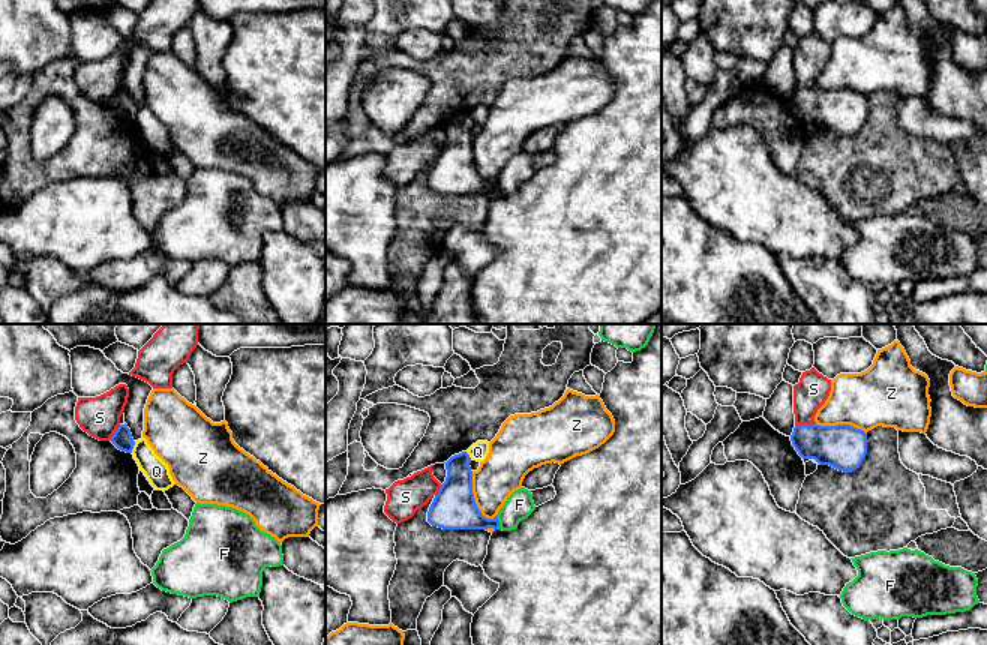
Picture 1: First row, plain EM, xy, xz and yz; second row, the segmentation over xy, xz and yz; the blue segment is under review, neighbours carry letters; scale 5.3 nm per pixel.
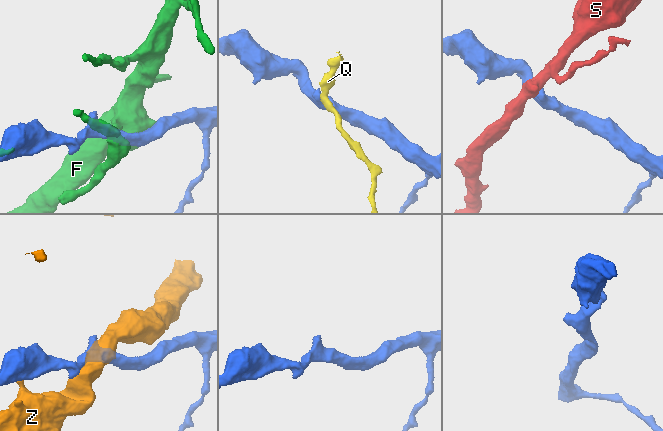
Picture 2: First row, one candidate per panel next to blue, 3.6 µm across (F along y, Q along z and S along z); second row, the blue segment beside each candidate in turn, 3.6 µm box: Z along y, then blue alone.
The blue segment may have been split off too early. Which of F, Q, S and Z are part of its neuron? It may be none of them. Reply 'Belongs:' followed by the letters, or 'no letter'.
Belongs: no letter

